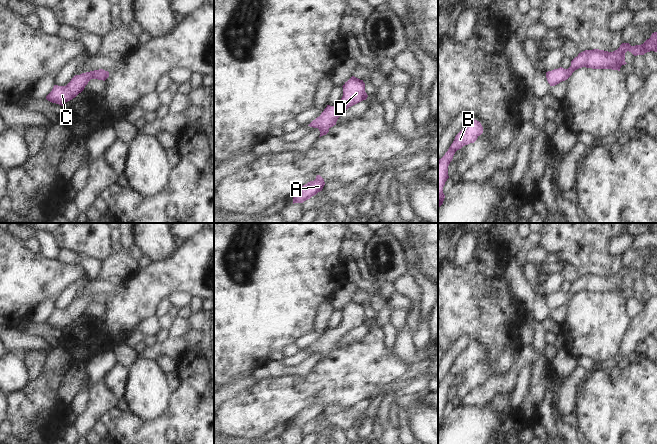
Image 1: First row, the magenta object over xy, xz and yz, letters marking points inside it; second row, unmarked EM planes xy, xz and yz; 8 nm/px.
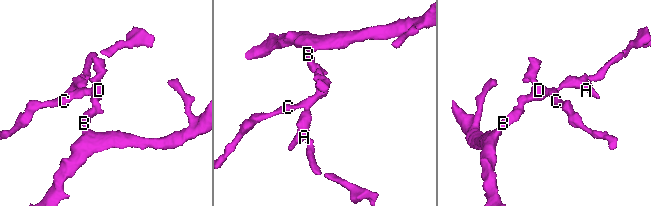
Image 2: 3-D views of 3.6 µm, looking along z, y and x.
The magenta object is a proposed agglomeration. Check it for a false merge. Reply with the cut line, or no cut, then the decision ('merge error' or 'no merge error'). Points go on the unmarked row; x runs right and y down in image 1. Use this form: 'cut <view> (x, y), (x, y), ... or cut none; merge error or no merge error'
cut none; no merge error

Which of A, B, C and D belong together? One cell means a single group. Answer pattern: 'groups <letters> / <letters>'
groups A B C D

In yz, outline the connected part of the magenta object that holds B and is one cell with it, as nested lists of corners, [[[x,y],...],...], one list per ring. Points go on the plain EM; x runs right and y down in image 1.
[[[477,344],[469,345],[466,350],[455,360],[455,363],[445,379],[438,384],[438,433],[443,428],[445,419],[443,411],[449,402],[448,390],[453,383],[455,376],[463,370],[474,367],[483,357],[483,351]]]

